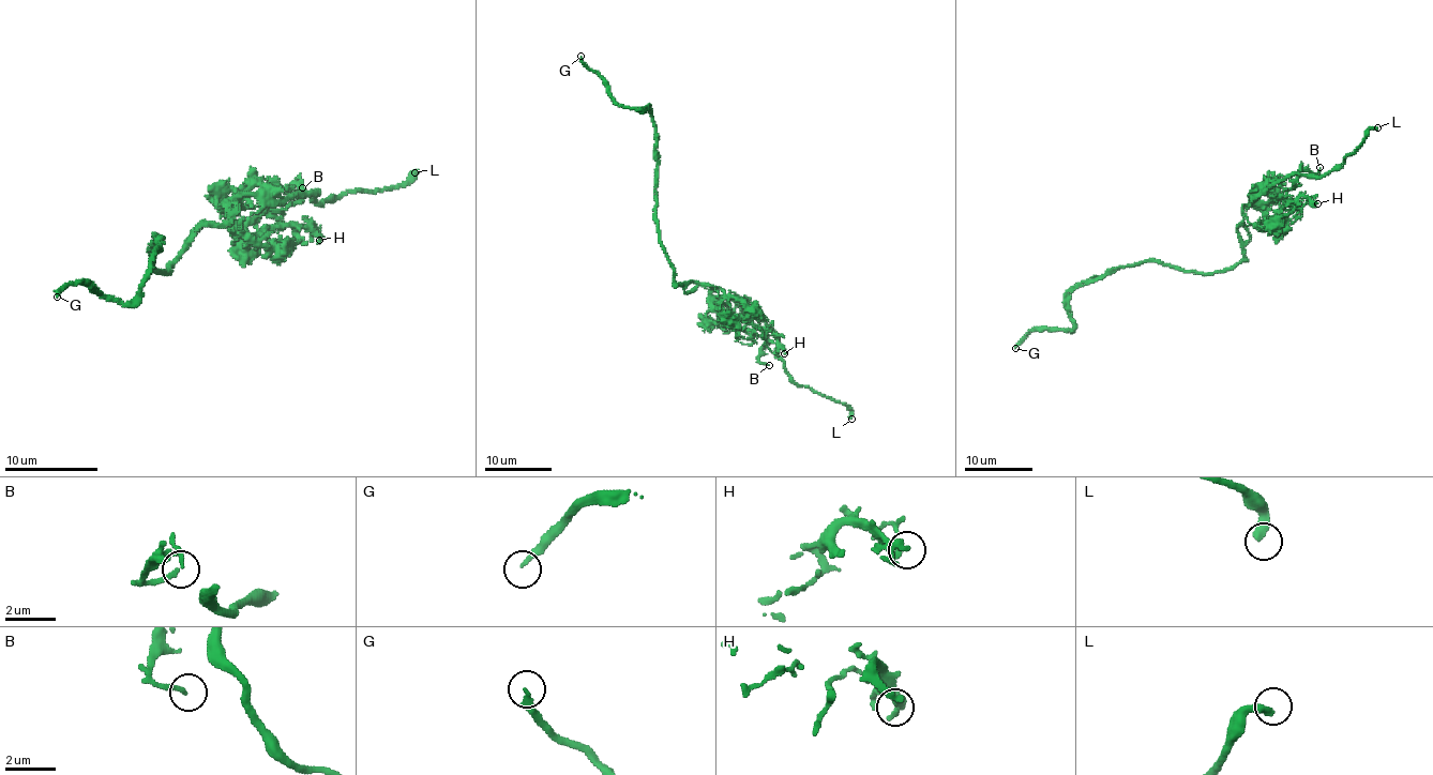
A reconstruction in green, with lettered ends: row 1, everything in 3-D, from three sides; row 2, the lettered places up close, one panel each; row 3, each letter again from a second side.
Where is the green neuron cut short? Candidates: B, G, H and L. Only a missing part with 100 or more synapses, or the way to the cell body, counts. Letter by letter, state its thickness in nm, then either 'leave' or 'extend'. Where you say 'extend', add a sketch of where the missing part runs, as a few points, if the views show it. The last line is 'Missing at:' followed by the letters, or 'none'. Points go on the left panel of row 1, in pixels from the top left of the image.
B: 170 nm | leave
G: 200 nm | leave
H: 170 nm | leave
L: 360 nm | extend | (415, 172), (410, 171), (398, 198), (408, 198), (416, 207), (413, 249), (426, 260)
Missing at: L

